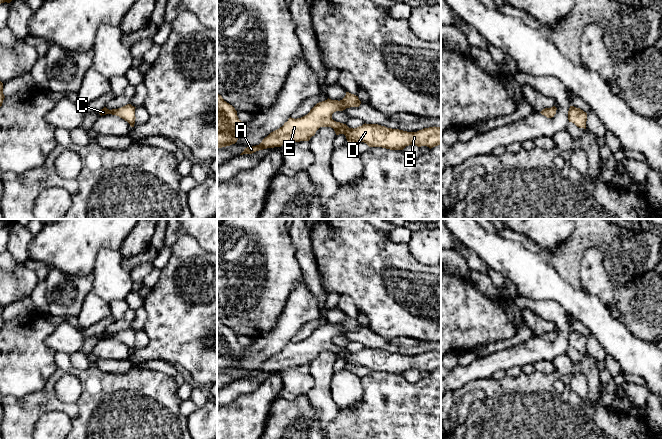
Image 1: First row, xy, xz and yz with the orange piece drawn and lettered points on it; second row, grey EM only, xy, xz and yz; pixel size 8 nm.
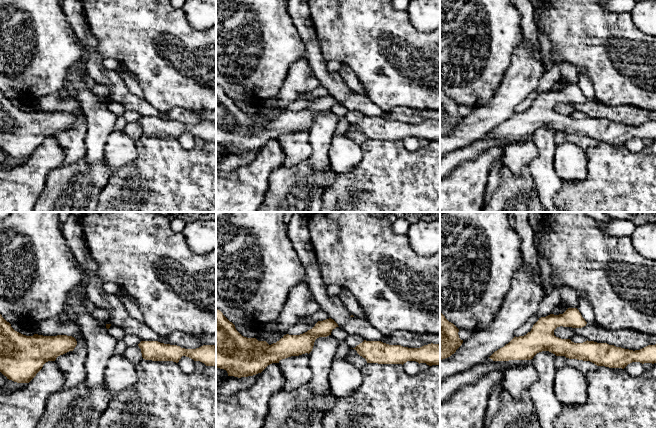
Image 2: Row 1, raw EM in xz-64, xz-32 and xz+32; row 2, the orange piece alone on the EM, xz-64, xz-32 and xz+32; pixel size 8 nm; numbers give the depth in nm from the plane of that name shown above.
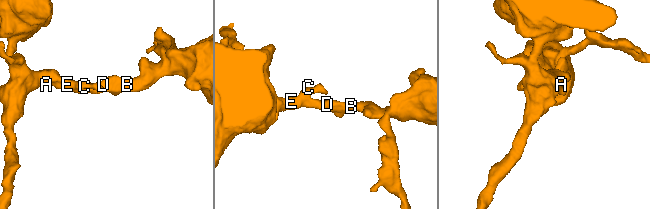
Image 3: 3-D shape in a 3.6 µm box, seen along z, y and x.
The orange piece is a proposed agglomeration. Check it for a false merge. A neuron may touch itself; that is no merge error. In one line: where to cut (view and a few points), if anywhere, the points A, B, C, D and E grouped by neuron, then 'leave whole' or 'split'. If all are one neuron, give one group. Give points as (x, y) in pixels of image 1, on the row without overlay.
no cut; A B C D E; leave whole

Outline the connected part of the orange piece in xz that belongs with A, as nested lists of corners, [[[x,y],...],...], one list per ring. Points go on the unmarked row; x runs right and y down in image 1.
[[[346,316],[345,321],[340,325],[328,322],[317,327],[305,340],[297,343],[290,341],[282,351],[271,356],[259,369],[245,372],[240,379],[281,371],[287,367],[309,365],[320,351],[331,351],[336,359],[344,358],[348,366],[364,366],[369,371],[403,374],[409,369],[427,370],[430,373],[438,369],[441,370],[441,351],[434,350],[417,356],[407,356],[378,348],[365,347],[353,353],[332,343],[334,336],[350,331],[359,331],[360,328],[358,320],[349,316]]]

